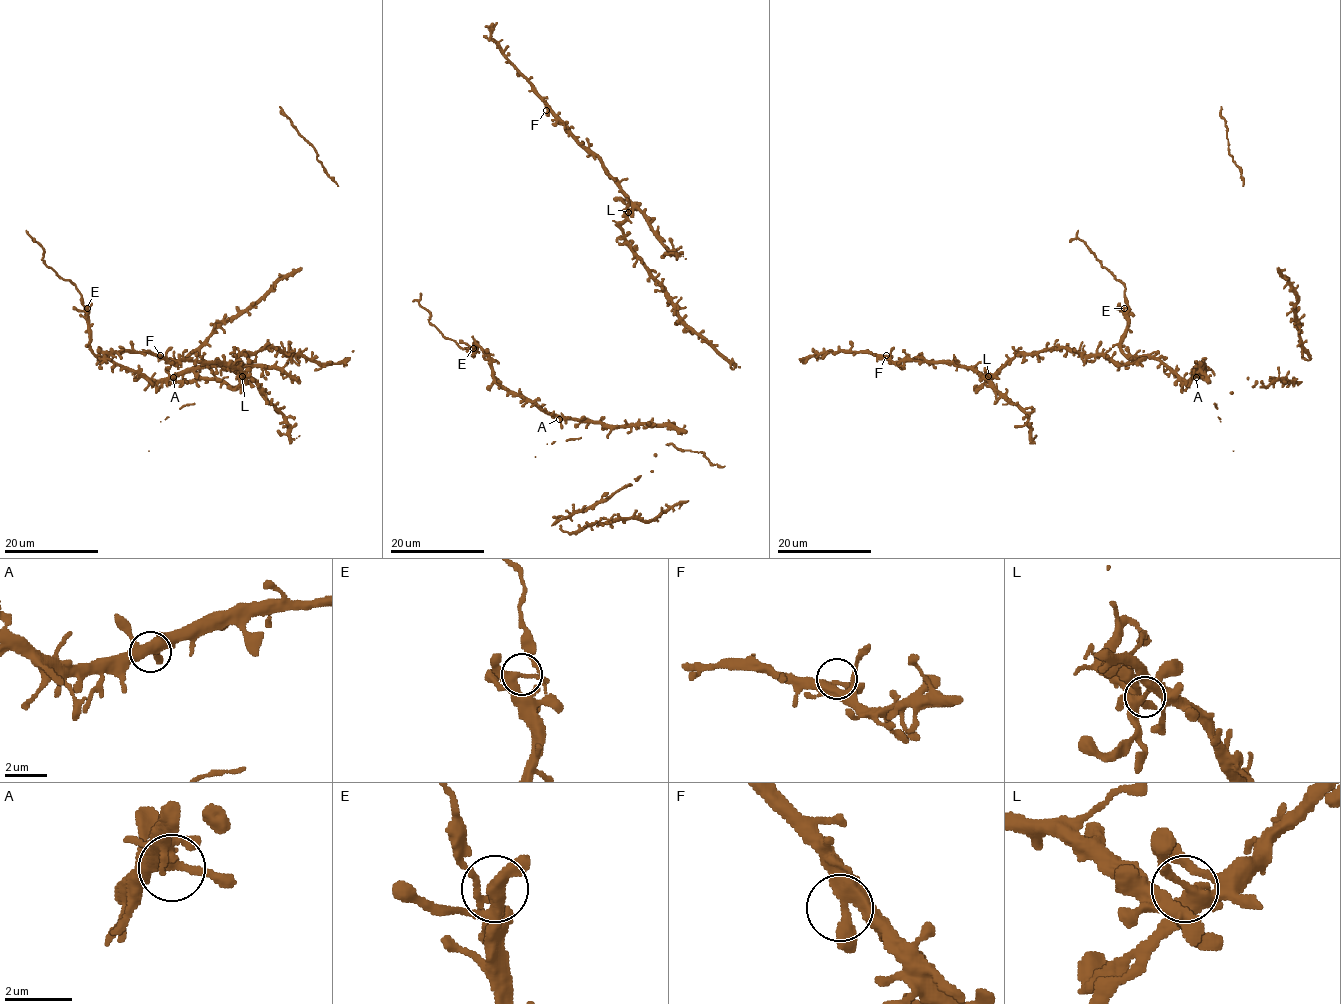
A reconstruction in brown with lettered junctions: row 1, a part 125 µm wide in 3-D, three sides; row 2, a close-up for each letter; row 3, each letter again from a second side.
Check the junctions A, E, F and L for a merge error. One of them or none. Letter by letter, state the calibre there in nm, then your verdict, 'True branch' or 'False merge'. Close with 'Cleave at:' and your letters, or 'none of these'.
A: Thickness 380 nm. True branch
E: Thickness 320 nm. False merge
F: Thickness 360 nm. True branch
L: Thickness 320 nm. True branch
Cleave at: E

